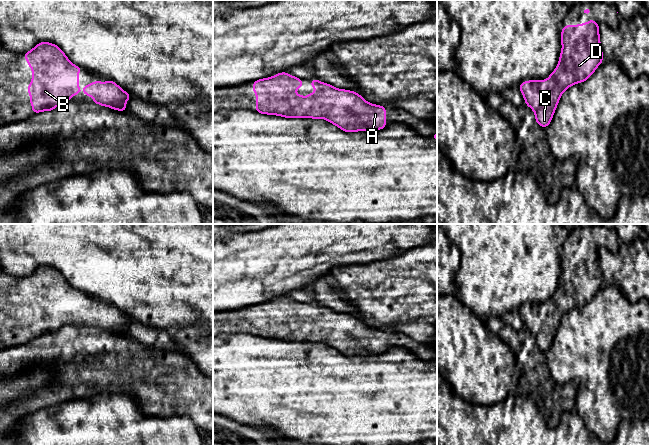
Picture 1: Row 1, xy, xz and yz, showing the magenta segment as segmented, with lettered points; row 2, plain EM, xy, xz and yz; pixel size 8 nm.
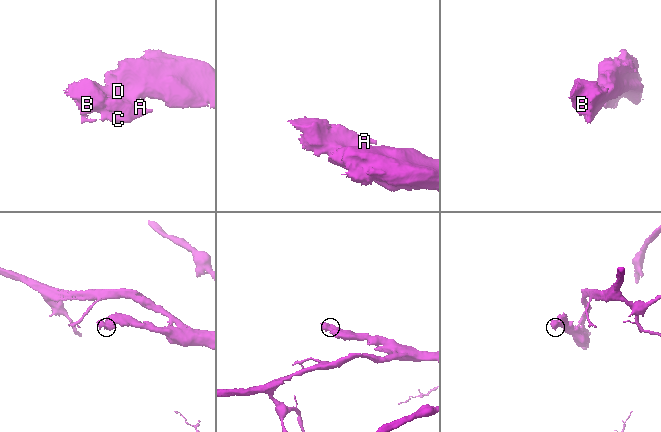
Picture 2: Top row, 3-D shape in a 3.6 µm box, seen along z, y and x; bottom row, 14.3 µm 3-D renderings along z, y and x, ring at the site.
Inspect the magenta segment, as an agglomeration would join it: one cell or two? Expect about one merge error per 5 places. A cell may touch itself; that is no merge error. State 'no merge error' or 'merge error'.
no merge error

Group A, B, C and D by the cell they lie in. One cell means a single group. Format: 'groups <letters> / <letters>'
groups A B C D

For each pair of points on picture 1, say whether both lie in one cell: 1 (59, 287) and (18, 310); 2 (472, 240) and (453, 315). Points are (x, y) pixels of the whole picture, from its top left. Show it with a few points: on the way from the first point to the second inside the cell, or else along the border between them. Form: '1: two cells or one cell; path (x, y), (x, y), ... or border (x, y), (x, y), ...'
1: one cell; path (49, 297), (40, 304), (28, 307)
2: two cells; border (461, 301), (478, 317)

